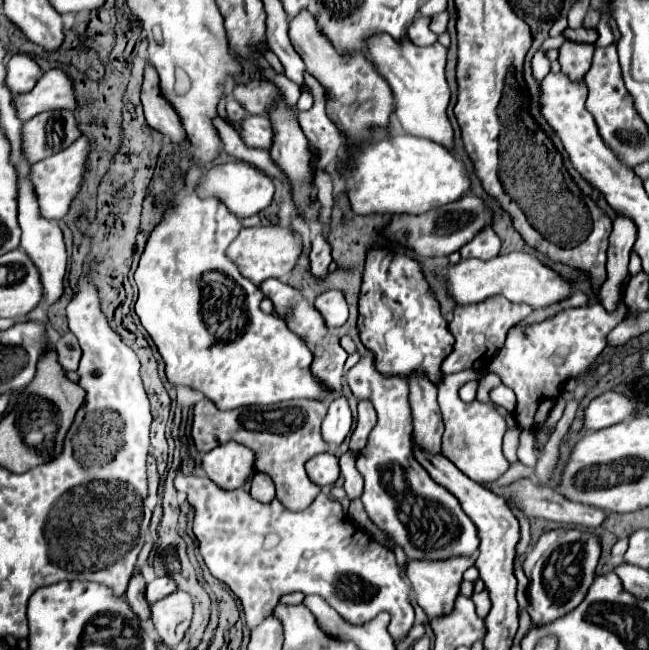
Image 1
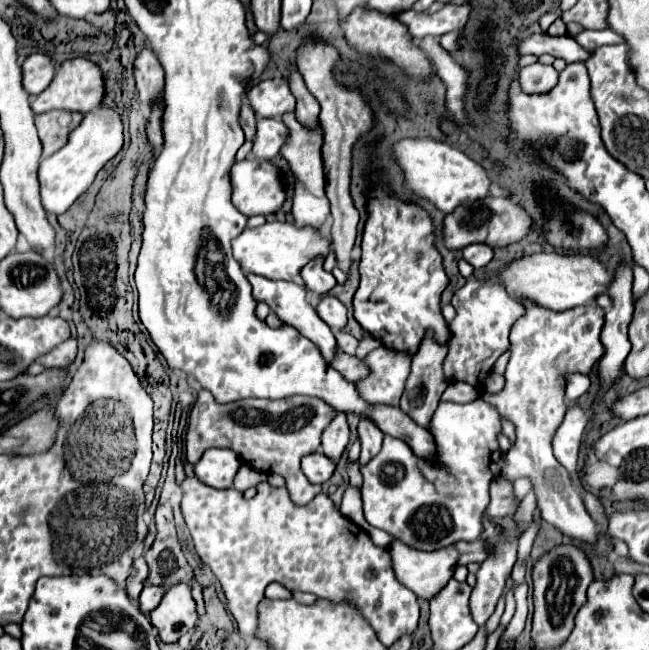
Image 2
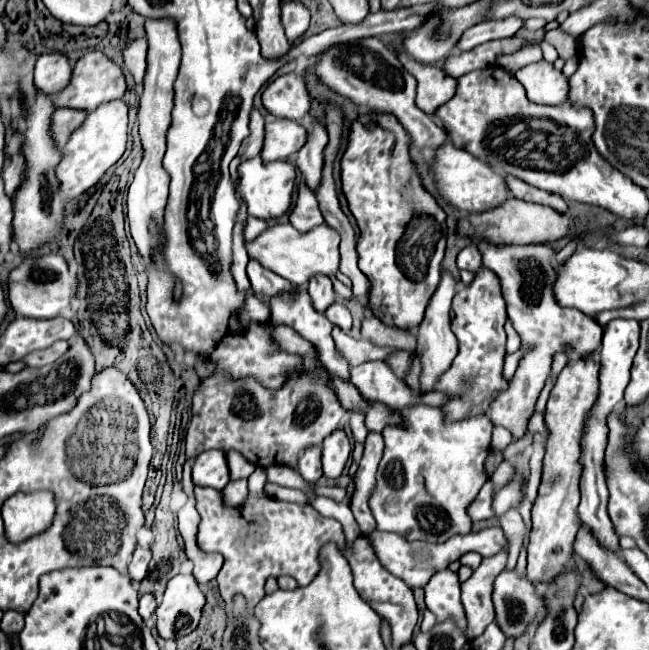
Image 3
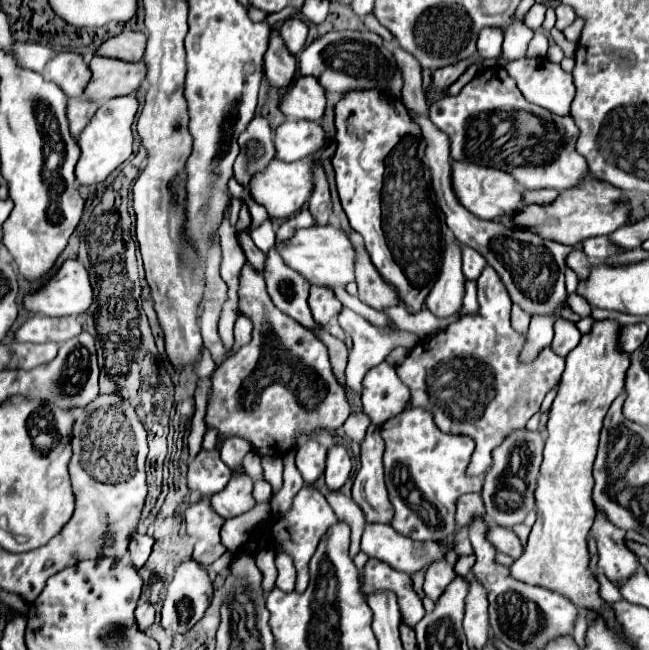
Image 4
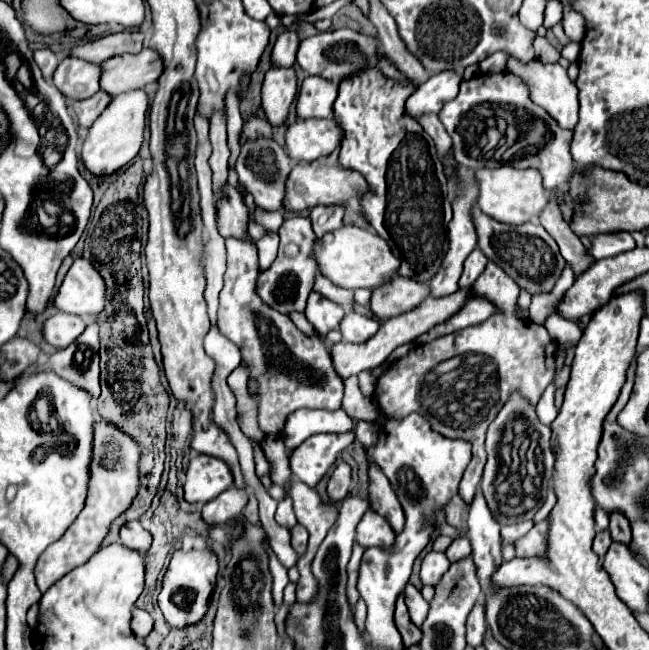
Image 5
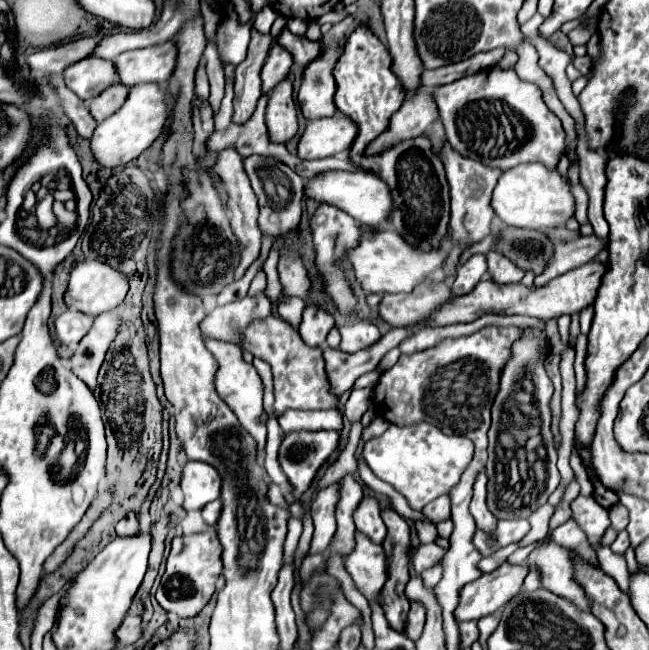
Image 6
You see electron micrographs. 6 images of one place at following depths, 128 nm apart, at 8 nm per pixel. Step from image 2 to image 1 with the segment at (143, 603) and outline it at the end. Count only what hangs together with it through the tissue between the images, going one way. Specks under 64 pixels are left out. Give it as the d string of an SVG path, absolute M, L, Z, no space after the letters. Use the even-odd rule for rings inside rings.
M162 576L162 578L156 578L152 580L148 586L146 586L146 600L150 604L154 604L156 600L160 598L166 598L168 594L176 592L176 582L170 578L170 576Z

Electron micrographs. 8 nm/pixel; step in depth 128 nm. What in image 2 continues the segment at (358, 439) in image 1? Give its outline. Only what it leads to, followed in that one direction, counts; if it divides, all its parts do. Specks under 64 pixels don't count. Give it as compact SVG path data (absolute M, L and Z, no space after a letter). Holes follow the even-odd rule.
M360 418L358 422L358 438L362 444L362 454L360 454L360 464L368 462L372 456L376 456L376 452L380 452L380 444L384 434L380 432L380 428L370 420L370 418Z

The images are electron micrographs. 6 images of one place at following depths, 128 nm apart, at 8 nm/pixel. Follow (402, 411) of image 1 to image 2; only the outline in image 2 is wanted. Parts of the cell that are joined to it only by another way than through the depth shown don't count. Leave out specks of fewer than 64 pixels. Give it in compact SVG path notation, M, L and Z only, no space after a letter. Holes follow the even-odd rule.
M386 348L372 350L364 360L368 376L354 382L356 392L364 394L368 404L398 406L404 384L410 373L413 355L388 352ZM482 398L470 404L440 402L436 410L436 420L432 422L430 432L432 436L436 436L436 448L440 448L440 460L444 460L444 468L450 468L448 474L436 472L434 464L416 460L408 444L404 444L404 440L394 438L394 436L384 436L382 450L368 464L360 466L360 472L364 476L362 502L364 502L366 520L372 526L390 532L396 540L416 550L438 550L438 548L452 546L456 542L478 540L480 538L480 516L484 508L488 506L490 482L496 476L500 476L506 464L506 456L498 444L498 434L502 432L500 416L494 410L494 406L486 404Z

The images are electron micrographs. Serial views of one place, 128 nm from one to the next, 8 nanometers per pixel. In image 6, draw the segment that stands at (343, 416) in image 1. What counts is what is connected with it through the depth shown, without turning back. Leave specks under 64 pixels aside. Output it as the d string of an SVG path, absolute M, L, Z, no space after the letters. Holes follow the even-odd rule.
M330 484L322 488L316 500L310 506L310 516L314 520L314 538L310 544L310 552L326 552L334 532L336 532L336 504L340 500L340 484Z

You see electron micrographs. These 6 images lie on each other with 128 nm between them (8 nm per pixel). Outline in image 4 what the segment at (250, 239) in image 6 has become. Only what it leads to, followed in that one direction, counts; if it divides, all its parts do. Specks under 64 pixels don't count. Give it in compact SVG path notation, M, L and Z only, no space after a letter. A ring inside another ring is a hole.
M248 264L242 268L240 276L240 314L246 314L254 322L254 332L250 344L242 346L234 356L230 356L212 376L212 396L206 408L206 426L218 432L218 440L232 436L244 438L258 456L282 458L288 454L298 438L314 436L316 430L338 430L350 416L348 400L344 400L344 390L338 384L326 346L304 326L296 324L290 316L284 316L270 300L266 292L266 282L256 276Z

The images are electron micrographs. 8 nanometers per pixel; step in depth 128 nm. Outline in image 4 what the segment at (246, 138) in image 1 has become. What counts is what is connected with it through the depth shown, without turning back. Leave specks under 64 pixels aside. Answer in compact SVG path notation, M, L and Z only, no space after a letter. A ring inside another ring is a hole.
M286 120L274 130L276 158L282 162L302 160L318 152L324 144L324 130L310 120Z

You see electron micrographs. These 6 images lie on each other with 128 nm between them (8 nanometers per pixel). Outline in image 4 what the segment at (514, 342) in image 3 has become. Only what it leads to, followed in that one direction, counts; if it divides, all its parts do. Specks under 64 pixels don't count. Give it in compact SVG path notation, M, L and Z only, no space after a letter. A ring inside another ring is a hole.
M514 306L514 308L512 308L512 318L510 318L510 322L512 322L512 328L516 328L516 332L522 334L522 332L528 330L530 316L524 316L524 312L520 312L520 308Z

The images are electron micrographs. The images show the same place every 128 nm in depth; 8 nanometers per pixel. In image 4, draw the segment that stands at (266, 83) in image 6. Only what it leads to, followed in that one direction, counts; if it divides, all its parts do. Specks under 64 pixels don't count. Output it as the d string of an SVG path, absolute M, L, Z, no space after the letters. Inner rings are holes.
M292 16L288 20L284 20L284 24L280 26L280 34L286 42L286 48L292 52L292 54L298 54L306 42L306 36L308 36L308 26L302 18L298 16Z

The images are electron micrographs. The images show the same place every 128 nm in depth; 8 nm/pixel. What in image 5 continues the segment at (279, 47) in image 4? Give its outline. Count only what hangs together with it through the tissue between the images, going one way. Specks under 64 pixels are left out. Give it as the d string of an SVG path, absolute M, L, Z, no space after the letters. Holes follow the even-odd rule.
M272 66L262 84L262 106L272 126L282 126L288 116L288 108L296 96L296 72L294 68Z

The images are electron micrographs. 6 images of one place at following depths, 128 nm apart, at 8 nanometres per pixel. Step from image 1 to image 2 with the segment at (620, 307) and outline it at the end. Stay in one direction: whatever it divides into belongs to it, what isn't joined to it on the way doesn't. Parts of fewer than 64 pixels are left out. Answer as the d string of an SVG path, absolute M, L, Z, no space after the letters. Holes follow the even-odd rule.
M522 302L522 306L526 308L526 314L516 320L510 330L510 360L504 372L506 386L494 396L482 394L482 398L488 400L502 418L510 418L516 426L516 442L506 454L508 464L504 466L502 476L508 476L508 480L528 476L534 484L542 518L570 538L594 542L594 522L582 504L582 496L572 488L566 468L554 458L552 438L568 410L564 402L566 376L574 372L588 374L604 354L600 342L604 310L596 304L582 304L580 308L564 312L530 308L532 304L528 302Z

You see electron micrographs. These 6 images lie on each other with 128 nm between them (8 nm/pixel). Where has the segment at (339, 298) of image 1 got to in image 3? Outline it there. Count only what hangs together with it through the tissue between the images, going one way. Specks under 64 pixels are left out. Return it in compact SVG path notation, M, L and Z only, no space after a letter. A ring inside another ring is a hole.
M334 302L324 314L326 314L326 318L328 318L334 326L342 328L344 332L350 330L350 326L352 326L352 316L350 316L350 312L348 312L348 308L346 308L344 304Z

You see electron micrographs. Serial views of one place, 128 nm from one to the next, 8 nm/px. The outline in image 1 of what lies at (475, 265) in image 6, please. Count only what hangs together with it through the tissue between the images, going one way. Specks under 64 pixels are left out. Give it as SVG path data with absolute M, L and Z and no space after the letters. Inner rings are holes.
M486 226L486 228L482 228L470 242L466 242L458 252L460 252L462 258L490 260L490 258L498 256L500 246L502 246L502 242L500 242L498 234L496 234L490 226Z

